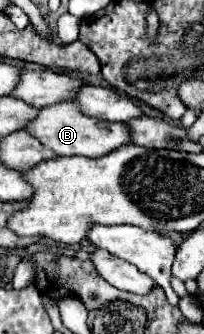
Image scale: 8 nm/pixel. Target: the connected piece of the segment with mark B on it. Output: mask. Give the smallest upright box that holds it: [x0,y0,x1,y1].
[24,102,130,158]

